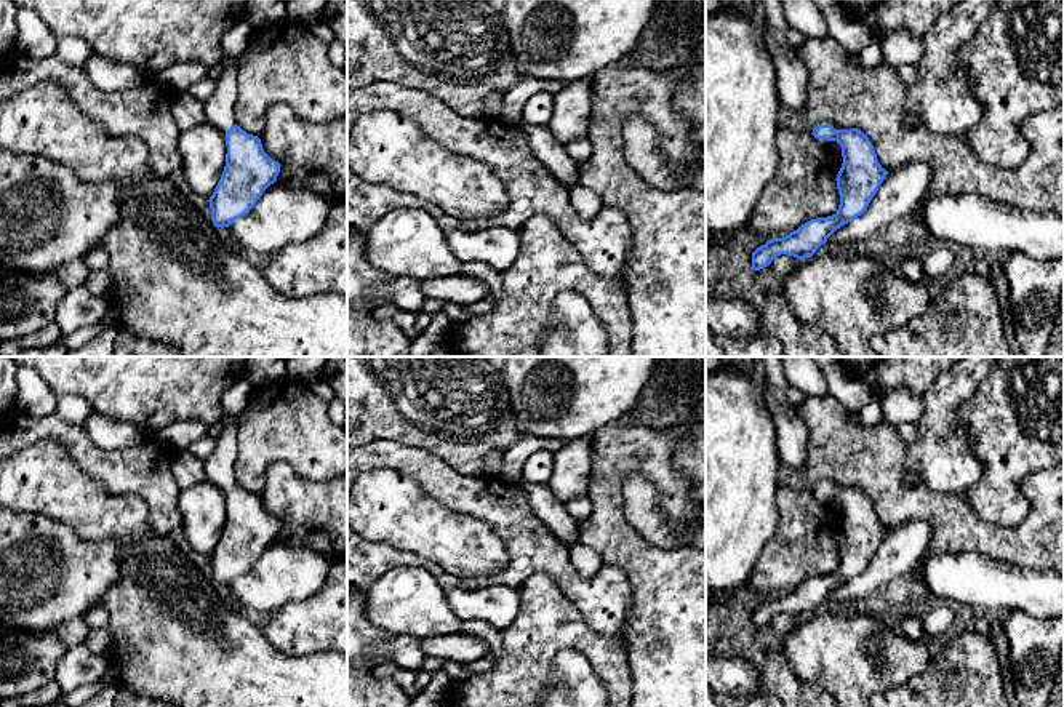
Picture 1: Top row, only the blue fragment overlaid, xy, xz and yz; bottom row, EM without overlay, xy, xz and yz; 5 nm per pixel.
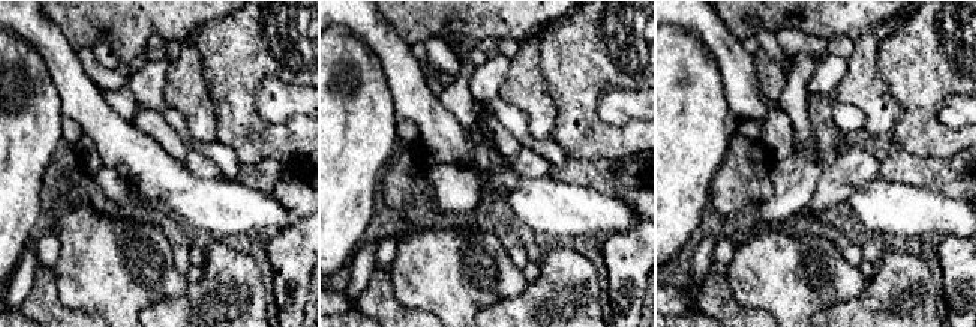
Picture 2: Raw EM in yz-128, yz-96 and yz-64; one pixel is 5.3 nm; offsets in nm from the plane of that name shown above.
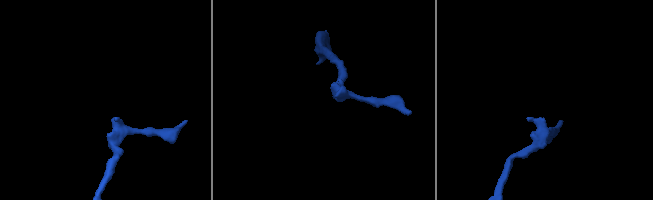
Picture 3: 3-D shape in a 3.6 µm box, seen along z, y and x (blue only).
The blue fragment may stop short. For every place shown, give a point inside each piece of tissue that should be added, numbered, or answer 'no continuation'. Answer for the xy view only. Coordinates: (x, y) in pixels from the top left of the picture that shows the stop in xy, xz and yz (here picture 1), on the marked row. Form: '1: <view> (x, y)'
1: xy (220, 107)

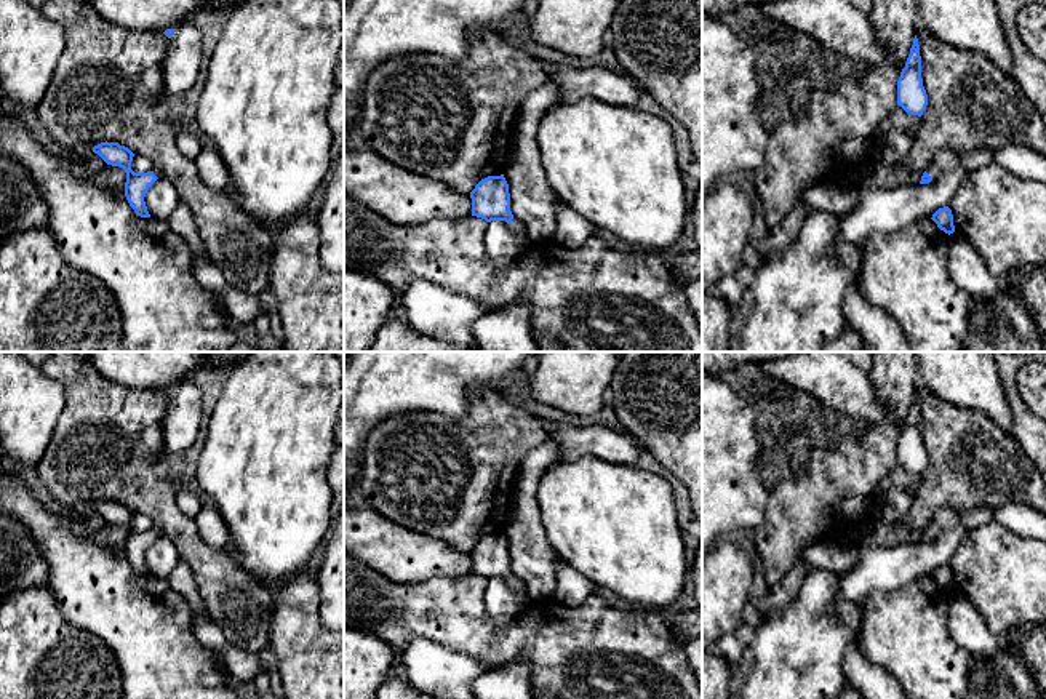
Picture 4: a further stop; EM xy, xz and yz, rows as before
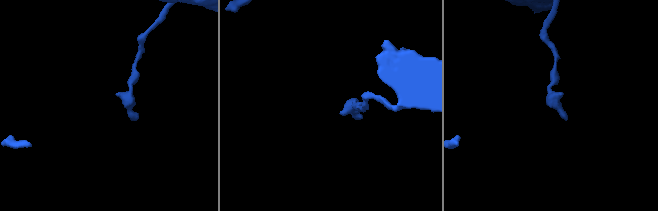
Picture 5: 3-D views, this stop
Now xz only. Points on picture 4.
1: xz (517, 226)

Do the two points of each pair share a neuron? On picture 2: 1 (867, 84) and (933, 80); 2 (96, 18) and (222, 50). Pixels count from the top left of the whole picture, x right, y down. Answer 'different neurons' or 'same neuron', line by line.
1: different neurons
2: different neurons

